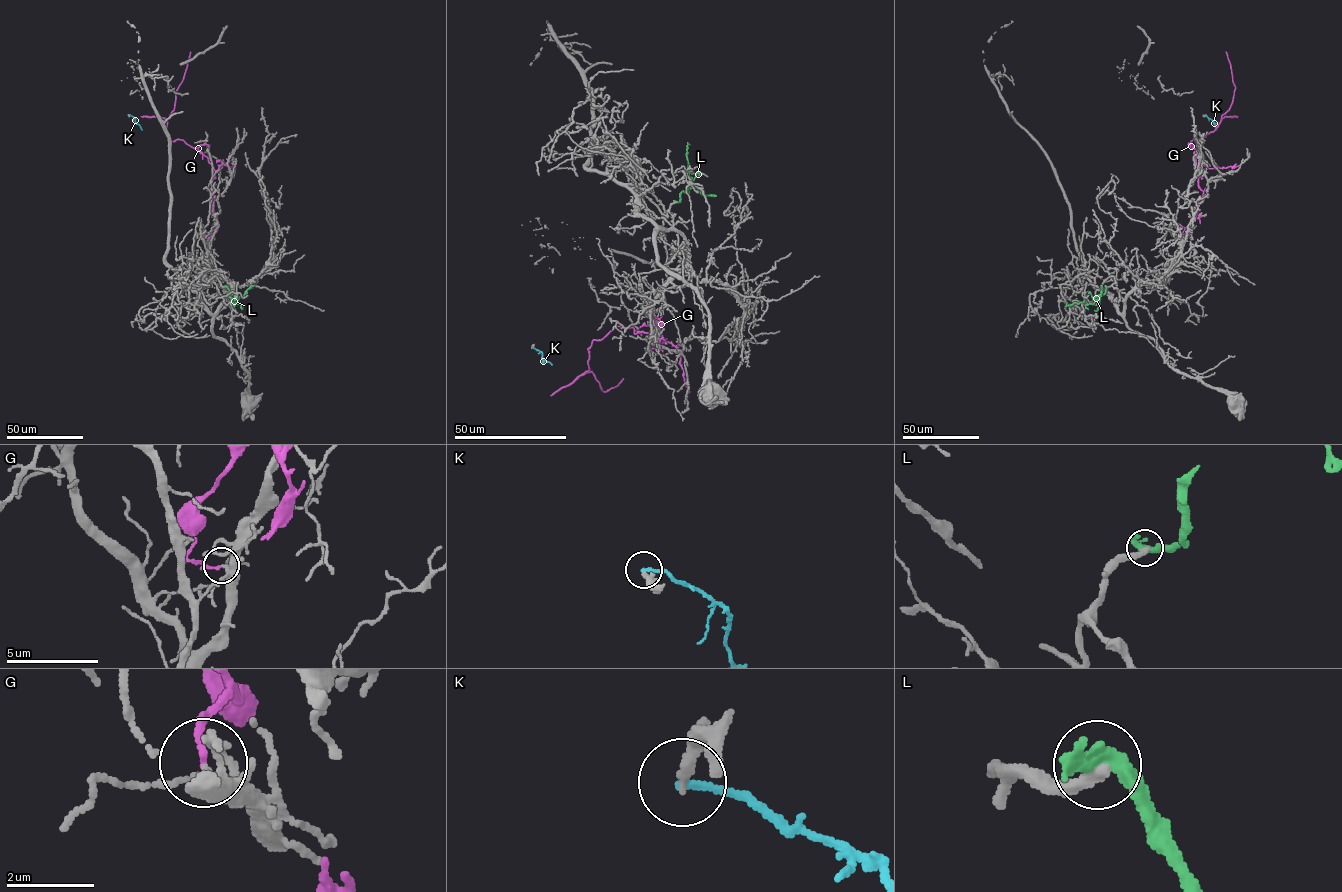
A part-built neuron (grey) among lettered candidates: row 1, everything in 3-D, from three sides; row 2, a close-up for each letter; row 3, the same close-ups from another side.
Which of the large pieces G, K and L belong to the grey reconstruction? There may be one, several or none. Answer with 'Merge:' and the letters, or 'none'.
Merge: none

